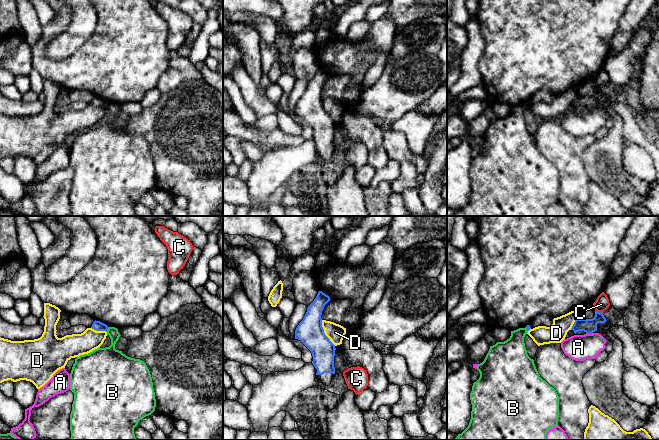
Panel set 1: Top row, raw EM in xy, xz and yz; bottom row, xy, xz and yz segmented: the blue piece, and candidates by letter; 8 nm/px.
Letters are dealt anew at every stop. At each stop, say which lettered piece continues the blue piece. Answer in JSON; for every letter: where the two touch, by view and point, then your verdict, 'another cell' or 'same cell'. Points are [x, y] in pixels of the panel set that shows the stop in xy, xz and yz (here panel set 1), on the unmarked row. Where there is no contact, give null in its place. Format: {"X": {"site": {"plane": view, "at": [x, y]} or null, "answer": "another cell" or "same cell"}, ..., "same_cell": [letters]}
{"A": {"site": {"plane": "yz", "at": [589, 109]}, "answer": "another cell"}, "B": {"site": {"plane": "xy", "at": [107, 105]}, "answer": "another cell"}, "C": {"site": {"plane": "yz", "at": [599, 88]}, "answer": "another cell"}, "D": {"site": {"plane": "xz", "at": [324, 109]}, "answer": "another cell"}, "same_cell": []}

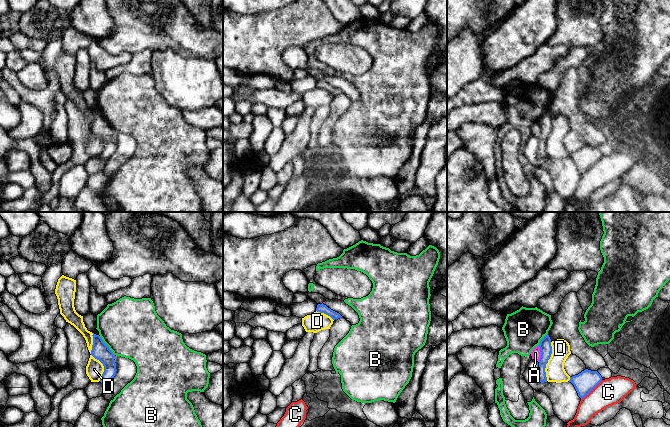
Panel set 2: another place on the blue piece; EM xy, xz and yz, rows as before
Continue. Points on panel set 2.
{"A": {"site": {"plane": "yz", "at": [541, 130]}, "answer": "another cell"}, "B": {"site": {"plane": "xy", "at": [107, 122]}, "answer": "another cell"}, "C": {"site": {"plane": "yz", "at": [591, 166]}, "answer": "another cell"}, "D": {"site": {"plane": "xy", "at": [94, 133]}, "answer": "another cell"}, "same_cell": []}

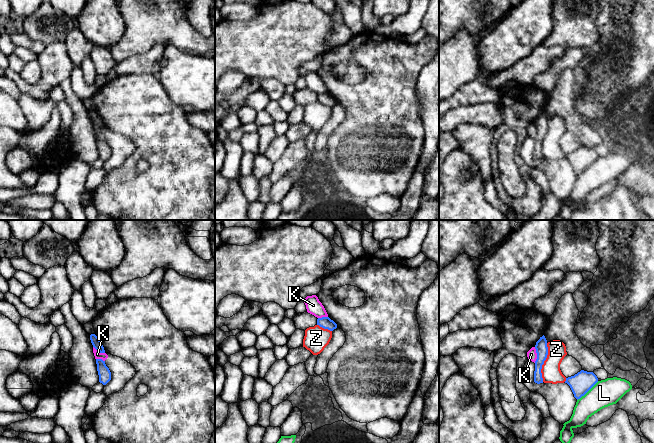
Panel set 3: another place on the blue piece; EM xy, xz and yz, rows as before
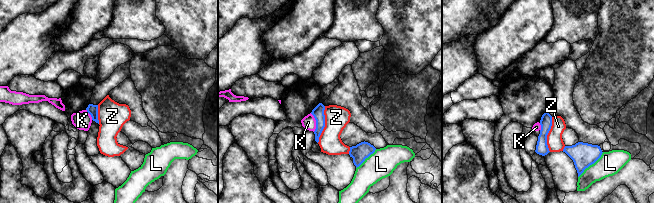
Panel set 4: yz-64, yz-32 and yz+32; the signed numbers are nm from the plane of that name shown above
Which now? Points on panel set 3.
{"K": {"site": {"plane": "yz", "at": [537, 131]}, "answer": "another cell"}, "L": {"site": {"plane": "yz", "at": [587, 167]}, "answer": "another cell"}, "Z": {"site": {"plane": "yz", "at": [543, 138]}, "answer": "another cell"}, "same_cell": []}

